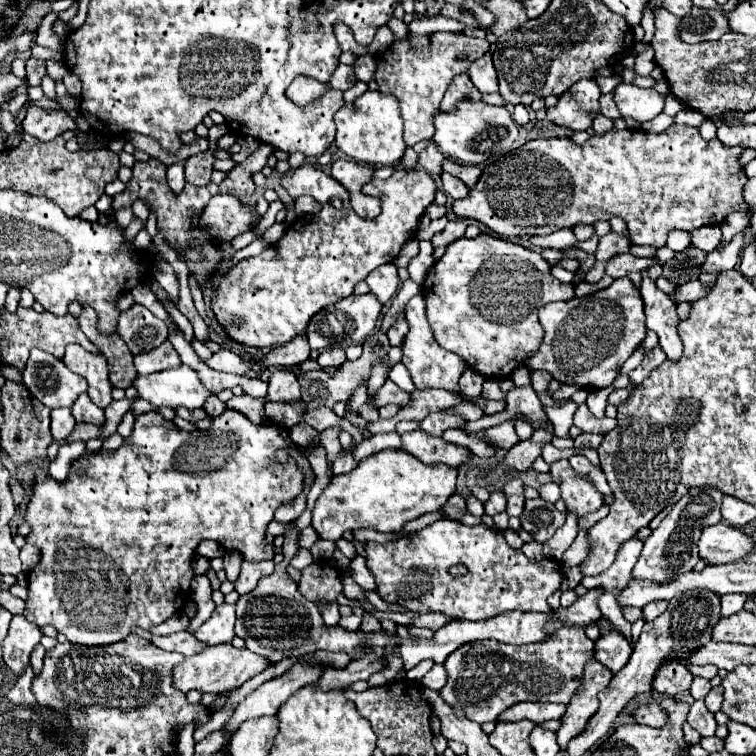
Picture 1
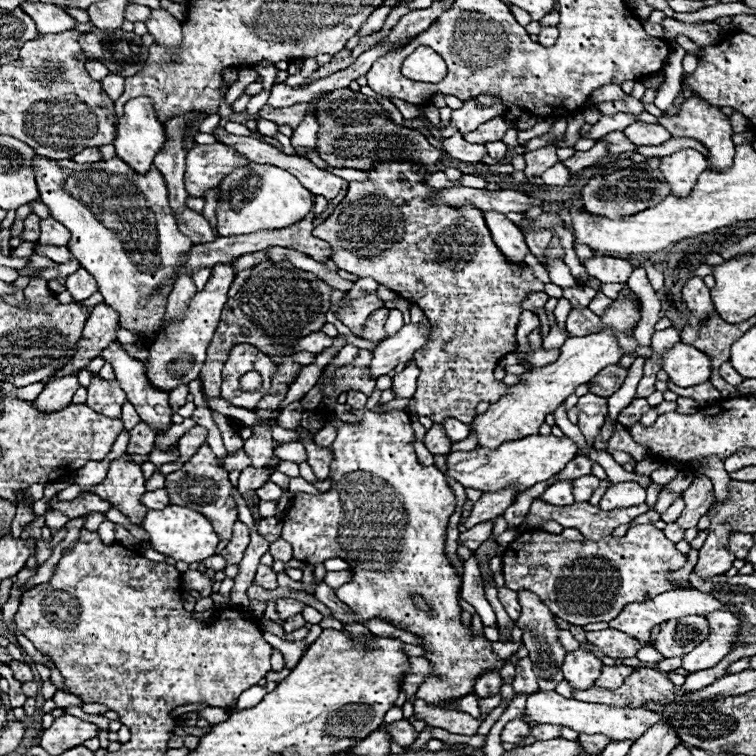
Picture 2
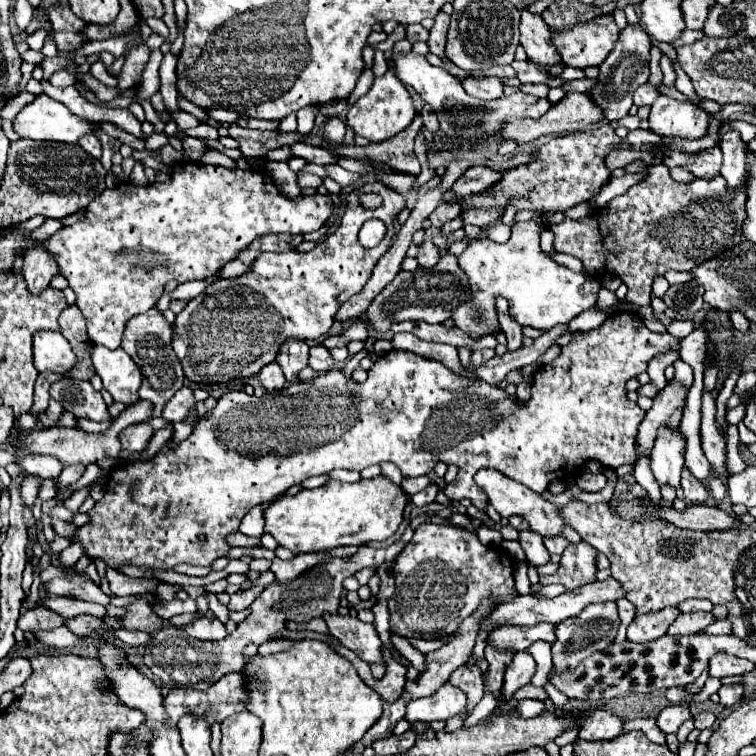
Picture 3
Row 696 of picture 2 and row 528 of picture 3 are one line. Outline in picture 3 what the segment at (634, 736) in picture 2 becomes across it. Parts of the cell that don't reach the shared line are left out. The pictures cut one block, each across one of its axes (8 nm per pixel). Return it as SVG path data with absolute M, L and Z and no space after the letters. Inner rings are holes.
M494 470L478 472L476 484L480 484L480 488L488 494L490 504L500 512L502 518L510 518L510 516L518 514L518 516L528 520L530 532L536 532L542 538L554 538L554 536L562 534L562 528L566 526L566 520L560 516L560 508L556 504L552 504L550 500L546 500L544 496L540 496L536 492L530 492L530 488L526 488L524 484L518 484L518 482L502 476L500 472L494 472Z

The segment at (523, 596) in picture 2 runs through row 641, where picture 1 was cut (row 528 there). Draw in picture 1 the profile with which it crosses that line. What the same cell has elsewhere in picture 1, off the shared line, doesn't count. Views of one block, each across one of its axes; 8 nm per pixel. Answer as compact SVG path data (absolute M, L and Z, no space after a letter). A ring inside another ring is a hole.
M534 498L534 500L526 500L524 512L520 516L520 524L522 528L534 536L536 542L544 544L548 538L552 538L552 534L564 524L566 514L558 512L554 504L542 500L542 498Z

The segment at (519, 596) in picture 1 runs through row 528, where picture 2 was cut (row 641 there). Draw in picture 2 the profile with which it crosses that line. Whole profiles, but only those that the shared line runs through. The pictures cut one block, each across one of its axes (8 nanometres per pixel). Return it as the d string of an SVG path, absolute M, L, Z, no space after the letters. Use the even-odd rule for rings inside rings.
M378 404L372 412L352 410L352 414L362 418L362 424L358 426L342 422L336 414L326 416L326 422L338 428L338 436L332 442L336 452L330 464L332 488L318 495L298 492L294 496L294 504L282 518L282 538L292 544L296 560L308 564L322 564L328 558L346 560L352 572L350 582L354 584L340 586L340 592L336 588L336 596L354 612L360 624L380 618L392 622L400 630L416 634L424 642L424 658L432 664L432 674L428 678L448 678L450 684L464 688L444 692L446 698L442 702L458 700L474 690L474 684L482 674L490 670L502 670L508 660L498 658L492 650L492 642L486 640L484 634L474 636L472 628L462 624L460 618L462 608L458 604L458 596L462 578L456 574L446 556L448 520L456 508L454 492L436 466L422 466L418 462L414 446L408 444L414 440L410 416L404 410L380 414L380 408L382 404ZM414 596L424 598L430 610L420 610L414 602Z

